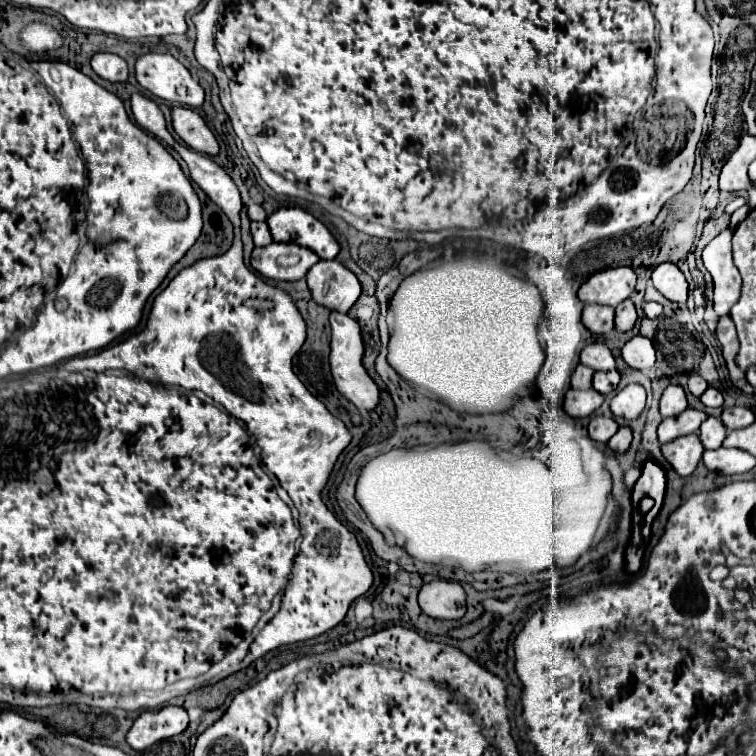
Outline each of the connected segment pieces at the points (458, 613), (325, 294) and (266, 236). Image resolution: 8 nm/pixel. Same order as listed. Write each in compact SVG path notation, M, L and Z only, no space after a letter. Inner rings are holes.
M434 580L418 594L422 612L438 620L460 620L466 614L466 594L458 582Z
M320 260L306 280L314 302L336 312L348 312L362 294L358 278L338 260Z
M252 222L250 228L252 228L252 238L254 238L256 246L268 246L268 244L274 242L272 234L270 234L270 228L268 228L266 222Z

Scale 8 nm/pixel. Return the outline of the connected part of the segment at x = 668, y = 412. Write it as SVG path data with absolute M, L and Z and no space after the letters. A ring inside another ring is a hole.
M672 384L672 386L668 386L668 388L664 390L662 400L660 400L660 414L662 414L664 418L676 416L676 414L684 412L686 406L688 406L688 402L686 402L686 392L684 392L682 386Z

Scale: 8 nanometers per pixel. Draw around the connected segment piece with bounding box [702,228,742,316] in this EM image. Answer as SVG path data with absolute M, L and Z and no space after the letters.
M732 228L720 232L702 254L706 270L714 280L714 310L720 316L728 316L730 308L740 298L742 278L732 262Z

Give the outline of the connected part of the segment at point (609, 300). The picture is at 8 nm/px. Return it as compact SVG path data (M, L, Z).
M608 268L590 276L578 290L578 298L584 304L604 304L616 308L628 300L636 286L636 274L632 268Z

